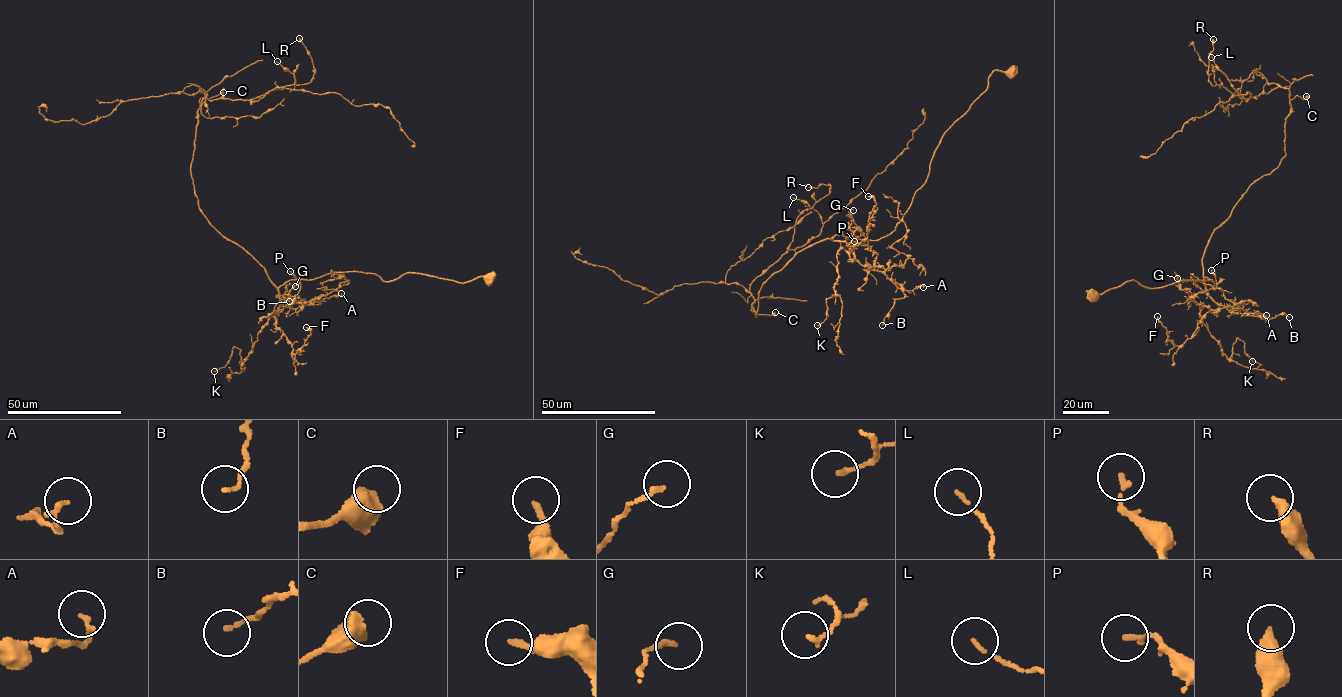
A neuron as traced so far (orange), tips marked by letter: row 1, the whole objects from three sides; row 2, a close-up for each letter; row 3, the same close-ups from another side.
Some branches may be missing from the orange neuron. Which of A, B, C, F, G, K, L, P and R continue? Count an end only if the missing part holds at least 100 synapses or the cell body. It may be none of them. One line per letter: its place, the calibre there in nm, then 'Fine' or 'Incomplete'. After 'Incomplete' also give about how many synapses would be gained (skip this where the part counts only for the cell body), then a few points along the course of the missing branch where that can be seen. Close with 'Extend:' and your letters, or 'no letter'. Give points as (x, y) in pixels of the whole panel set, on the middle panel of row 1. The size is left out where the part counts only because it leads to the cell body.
A: Place: (923, 287). Thickness 150 nm. Fine
B: Place: (882, 325). Thickness 120 nm. Fine
C: Place: (775, 312). Thickness 650 nm. Fine
F: Place: (868, 196). Thickness 240 nm. Fine
G: Place: (853, 210). Thickness 140 nm. Fine
K: Place: (817, 325). Thickness 130 nm. Fine
L: Place: (793, 197). Thickness 100 nm. Fine
P: Place: (854, 241). Thickness 130 nm. Fine
R: Place: (808, 187). Thickness 440 nm. Fine
Extend: no letter

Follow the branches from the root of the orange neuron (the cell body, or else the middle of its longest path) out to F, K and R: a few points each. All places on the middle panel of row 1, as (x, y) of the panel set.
F: (1012, 73), (994, 70), (945, 133), (894, 230), (846, 239), (853, 261), (876, 204), (868, 196)
K: (1012, 73), (994, 70), (945, 133), (894, 230), (846, 239), (854, 260), (839, 249), (836, 295), (817, 325)
R: (1012, 73), (945, 133), (894, 230), (802, 250), (756, 316), (750, 284), (830, 188), (808, 187)

